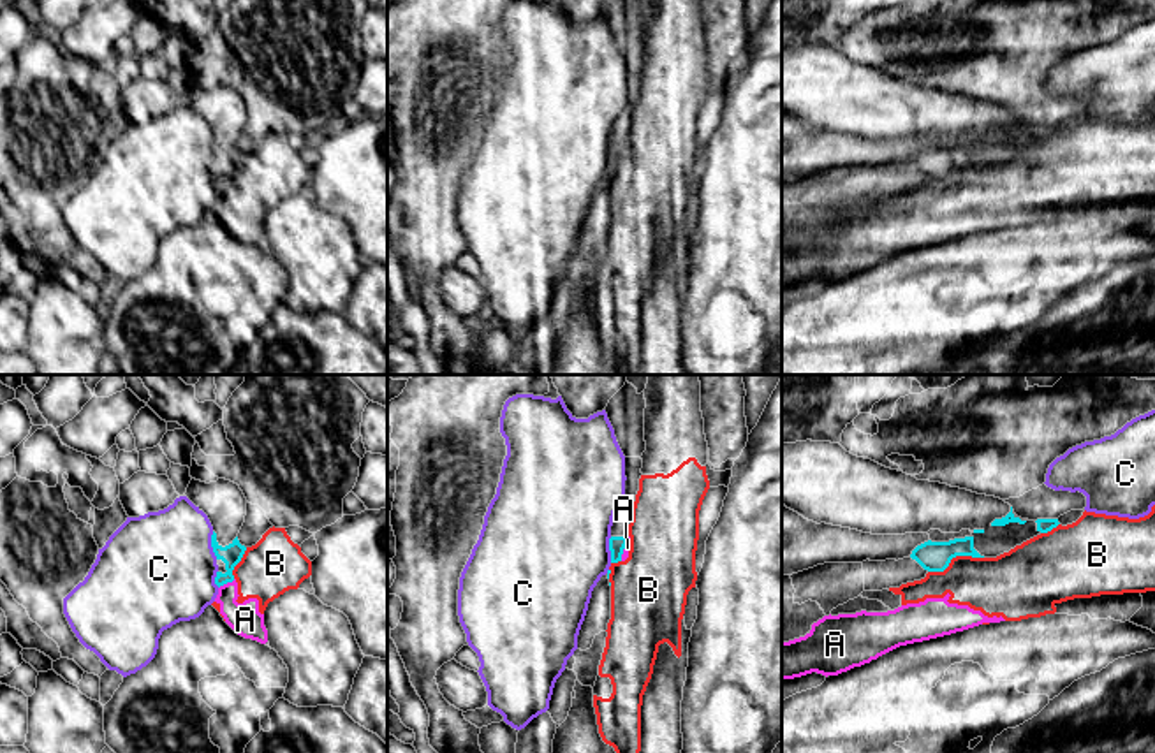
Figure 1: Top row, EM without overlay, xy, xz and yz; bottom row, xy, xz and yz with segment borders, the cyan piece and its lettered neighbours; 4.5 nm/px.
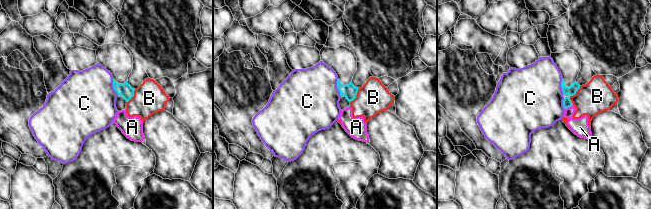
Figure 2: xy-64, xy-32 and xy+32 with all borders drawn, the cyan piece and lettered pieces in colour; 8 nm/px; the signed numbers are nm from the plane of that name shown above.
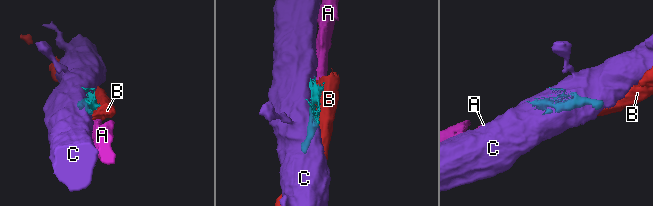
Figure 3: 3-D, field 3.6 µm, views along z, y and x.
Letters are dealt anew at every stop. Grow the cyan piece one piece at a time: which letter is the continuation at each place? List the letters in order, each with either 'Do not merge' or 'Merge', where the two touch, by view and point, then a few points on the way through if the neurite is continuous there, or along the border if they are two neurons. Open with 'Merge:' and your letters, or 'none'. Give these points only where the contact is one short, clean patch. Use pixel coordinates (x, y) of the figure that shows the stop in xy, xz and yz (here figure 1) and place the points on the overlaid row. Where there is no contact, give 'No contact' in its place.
Merge: none
A: Do not merge. Touches cyan at xy (226, 583). Boundary: xy (235, 579), (219, 588)
B: Do not merge. Touches cyan at yz (955, 556)
C: Do not merge. Touches cyan at xy (212, 546)

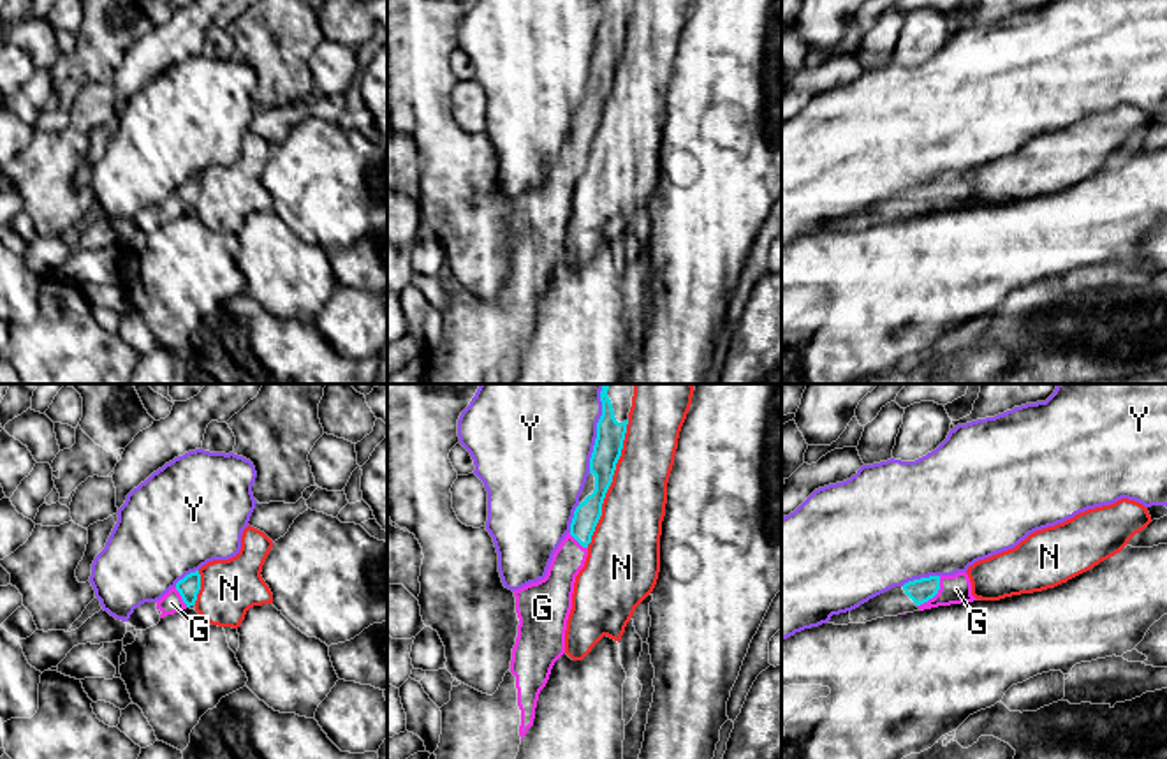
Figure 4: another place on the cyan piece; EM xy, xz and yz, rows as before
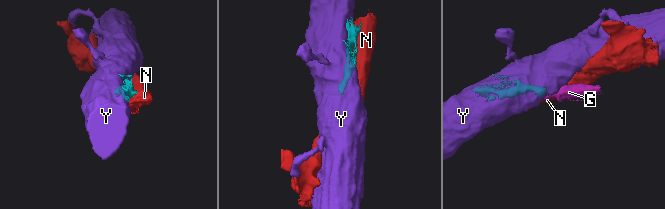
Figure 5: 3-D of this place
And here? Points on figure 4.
Merge: G
G: Merge. Touches cyan at yz (935, 594). Path across: yz (921, 590), (935, 594), (956, 589)
N: Do not merge. Touches cyan at xz (611, 481)
Y: Do not merge. Touches cyan at xz (597, 428)

